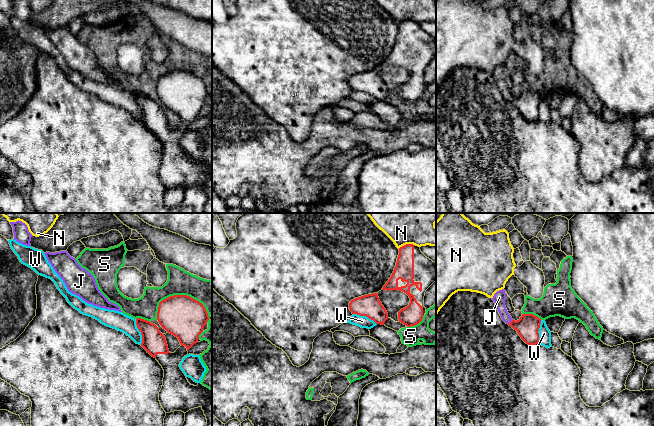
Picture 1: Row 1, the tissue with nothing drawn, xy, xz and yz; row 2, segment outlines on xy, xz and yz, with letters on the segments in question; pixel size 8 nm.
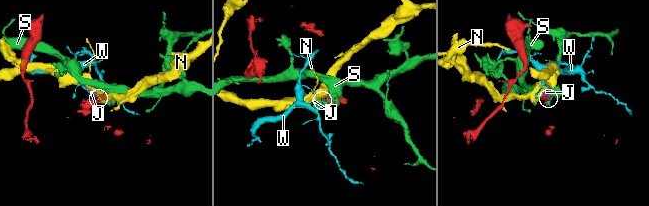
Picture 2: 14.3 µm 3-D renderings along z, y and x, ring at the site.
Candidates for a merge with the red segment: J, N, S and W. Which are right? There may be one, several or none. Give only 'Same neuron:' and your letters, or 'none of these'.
Same neuron: J

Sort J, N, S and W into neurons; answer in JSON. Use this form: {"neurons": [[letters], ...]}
{"neurons": [["J"], ["N"], ["S"], ["W"]]}

